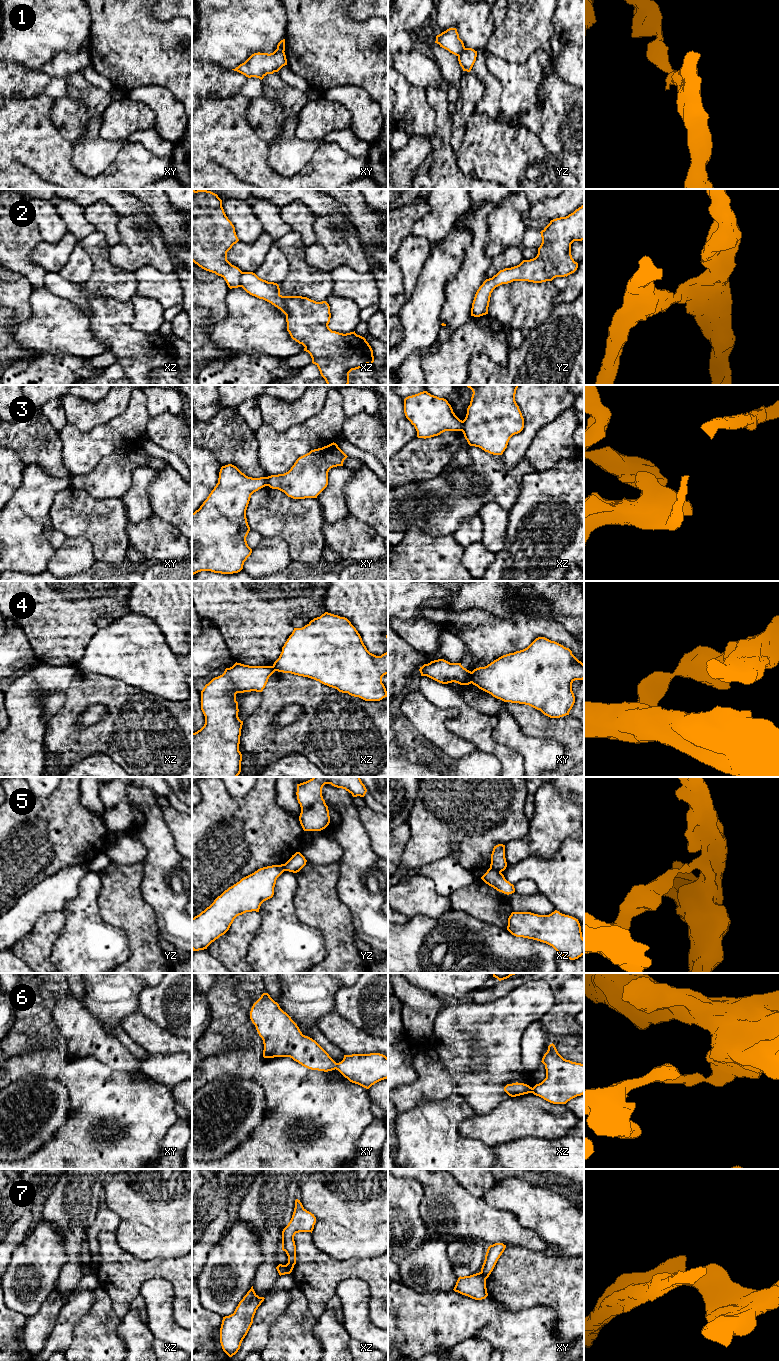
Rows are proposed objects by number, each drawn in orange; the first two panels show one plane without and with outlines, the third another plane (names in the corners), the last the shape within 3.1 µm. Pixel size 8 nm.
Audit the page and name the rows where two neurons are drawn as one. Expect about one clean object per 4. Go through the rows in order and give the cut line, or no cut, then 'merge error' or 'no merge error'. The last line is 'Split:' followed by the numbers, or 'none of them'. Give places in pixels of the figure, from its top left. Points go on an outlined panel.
1: xy (276, 49), (283, 51) | merge error
2: xz (243, 272), (239, 286) | merge error
3: xz (463, 421), (461, 430) | merge error
4: xy (470, 672), (471, 682) | merge error
5: xz (490, 867), (500, 872) | merge error
6: xy (337, 1063), (335, 1068) | merge error
7: xz (286, 1264), (290, 1272) | merge error
Split: 1, 2, 3, 4, 5, 6, 7

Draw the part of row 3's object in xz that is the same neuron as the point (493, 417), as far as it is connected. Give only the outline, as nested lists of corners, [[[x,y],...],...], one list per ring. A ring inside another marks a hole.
[[[467,385],[473,392],[462,432],[470,446],[502,455],[510,438],[524,428],[515,401],[519,385]]]

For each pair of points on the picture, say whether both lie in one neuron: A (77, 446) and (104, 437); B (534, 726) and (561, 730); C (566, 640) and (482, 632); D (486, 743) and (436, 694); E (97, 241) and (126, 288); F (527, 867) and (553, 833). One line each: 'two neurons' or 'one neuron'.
A: one neuron
B: one neuron
C: one neuron
D: one neuron
E: one neuron
F: two neurons

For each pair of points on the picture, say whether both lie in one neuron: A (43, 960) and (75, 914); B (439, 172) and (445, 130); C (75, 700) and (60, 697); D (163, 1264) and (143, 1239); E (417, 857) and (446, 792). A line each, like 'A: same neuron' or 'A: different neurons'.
A: different neurons
B: same neuron
C: different neurons
D: different neurons
E: same neuron

